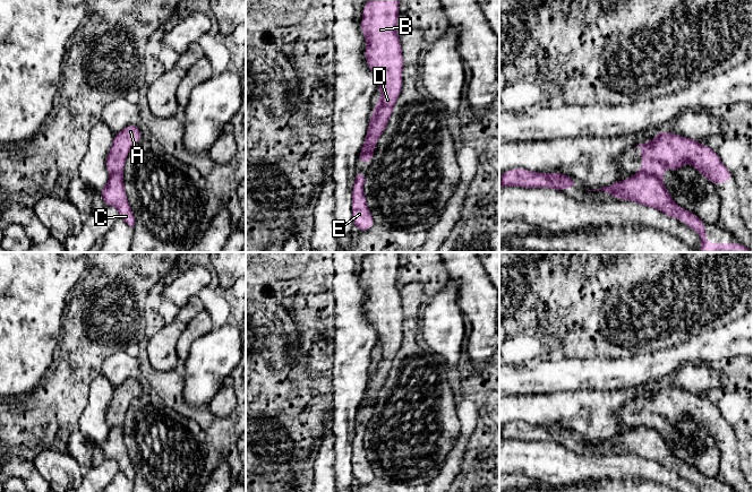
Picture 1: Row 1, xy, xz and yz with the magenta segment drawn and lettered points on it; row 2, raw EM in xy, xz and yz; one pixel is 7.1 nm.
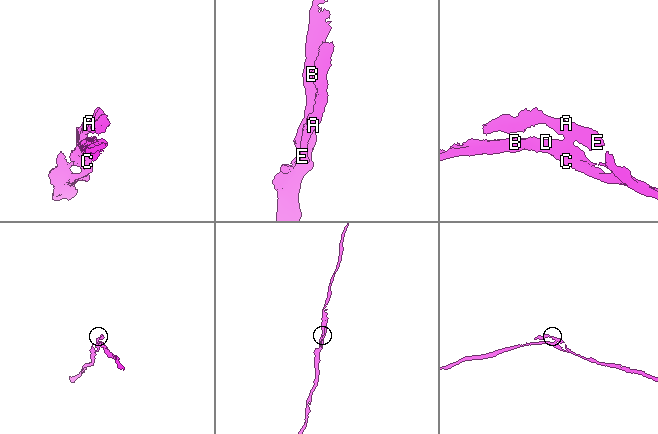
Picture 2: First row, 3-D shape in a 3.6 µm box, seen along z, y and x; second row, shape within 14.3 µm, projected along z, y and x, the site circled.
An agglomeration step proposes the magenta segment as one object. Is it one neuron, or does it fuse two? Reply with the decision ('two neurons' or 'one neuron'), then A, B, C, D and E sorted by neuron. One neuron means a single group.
two neurons; groups A E / B C D

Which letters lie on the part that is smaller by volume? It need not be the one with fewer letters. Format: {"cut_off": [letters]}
{"cut_off": ["A", "E"]}

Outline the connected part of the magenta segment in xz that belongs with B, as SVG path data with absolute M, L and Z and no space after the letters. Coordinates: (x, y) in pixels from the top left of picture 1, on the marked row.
M368 0L362 10L361 32L365 34L365 59L382 97L375 103L363 144L374 147L384 132L402 90L404 61L396 34L400 0Z

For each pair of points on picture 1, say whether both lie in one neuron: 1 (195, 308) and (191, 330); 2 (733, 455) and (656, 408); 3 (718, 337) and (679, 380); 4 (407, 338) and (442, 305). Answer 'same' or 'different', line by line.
1: different
2: same
3: different
4: different

